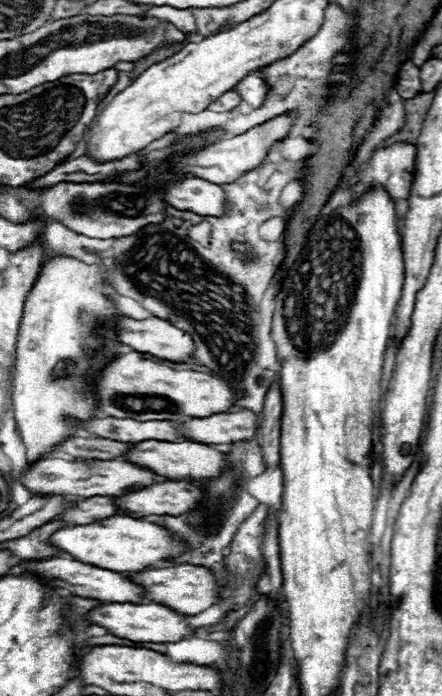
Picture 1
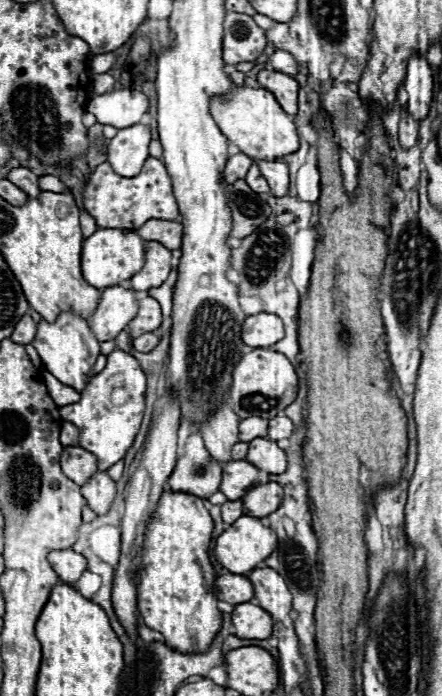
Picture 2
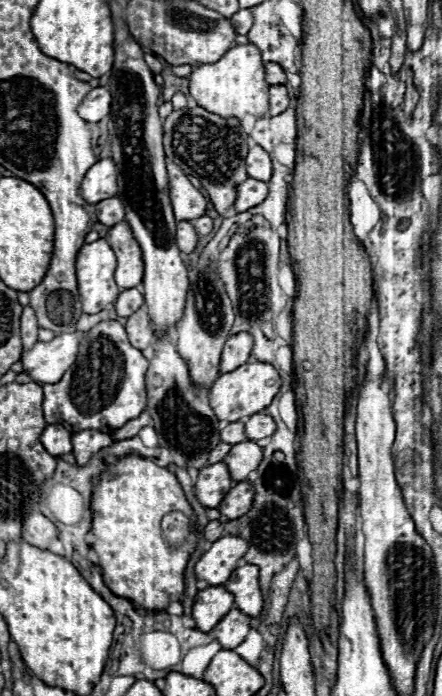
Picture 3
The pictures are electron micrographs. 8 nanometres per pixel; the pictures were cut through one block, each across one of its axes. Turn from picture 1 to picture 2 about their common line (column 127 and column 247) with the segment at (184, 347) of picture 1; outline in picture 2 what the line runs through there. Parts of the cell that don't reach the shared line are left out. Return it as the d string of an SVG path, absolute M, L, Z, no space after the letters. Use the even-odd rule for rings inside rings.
M260 312L242 324L242 340L252 348L268 348L284 338L284 324L276 314Z

